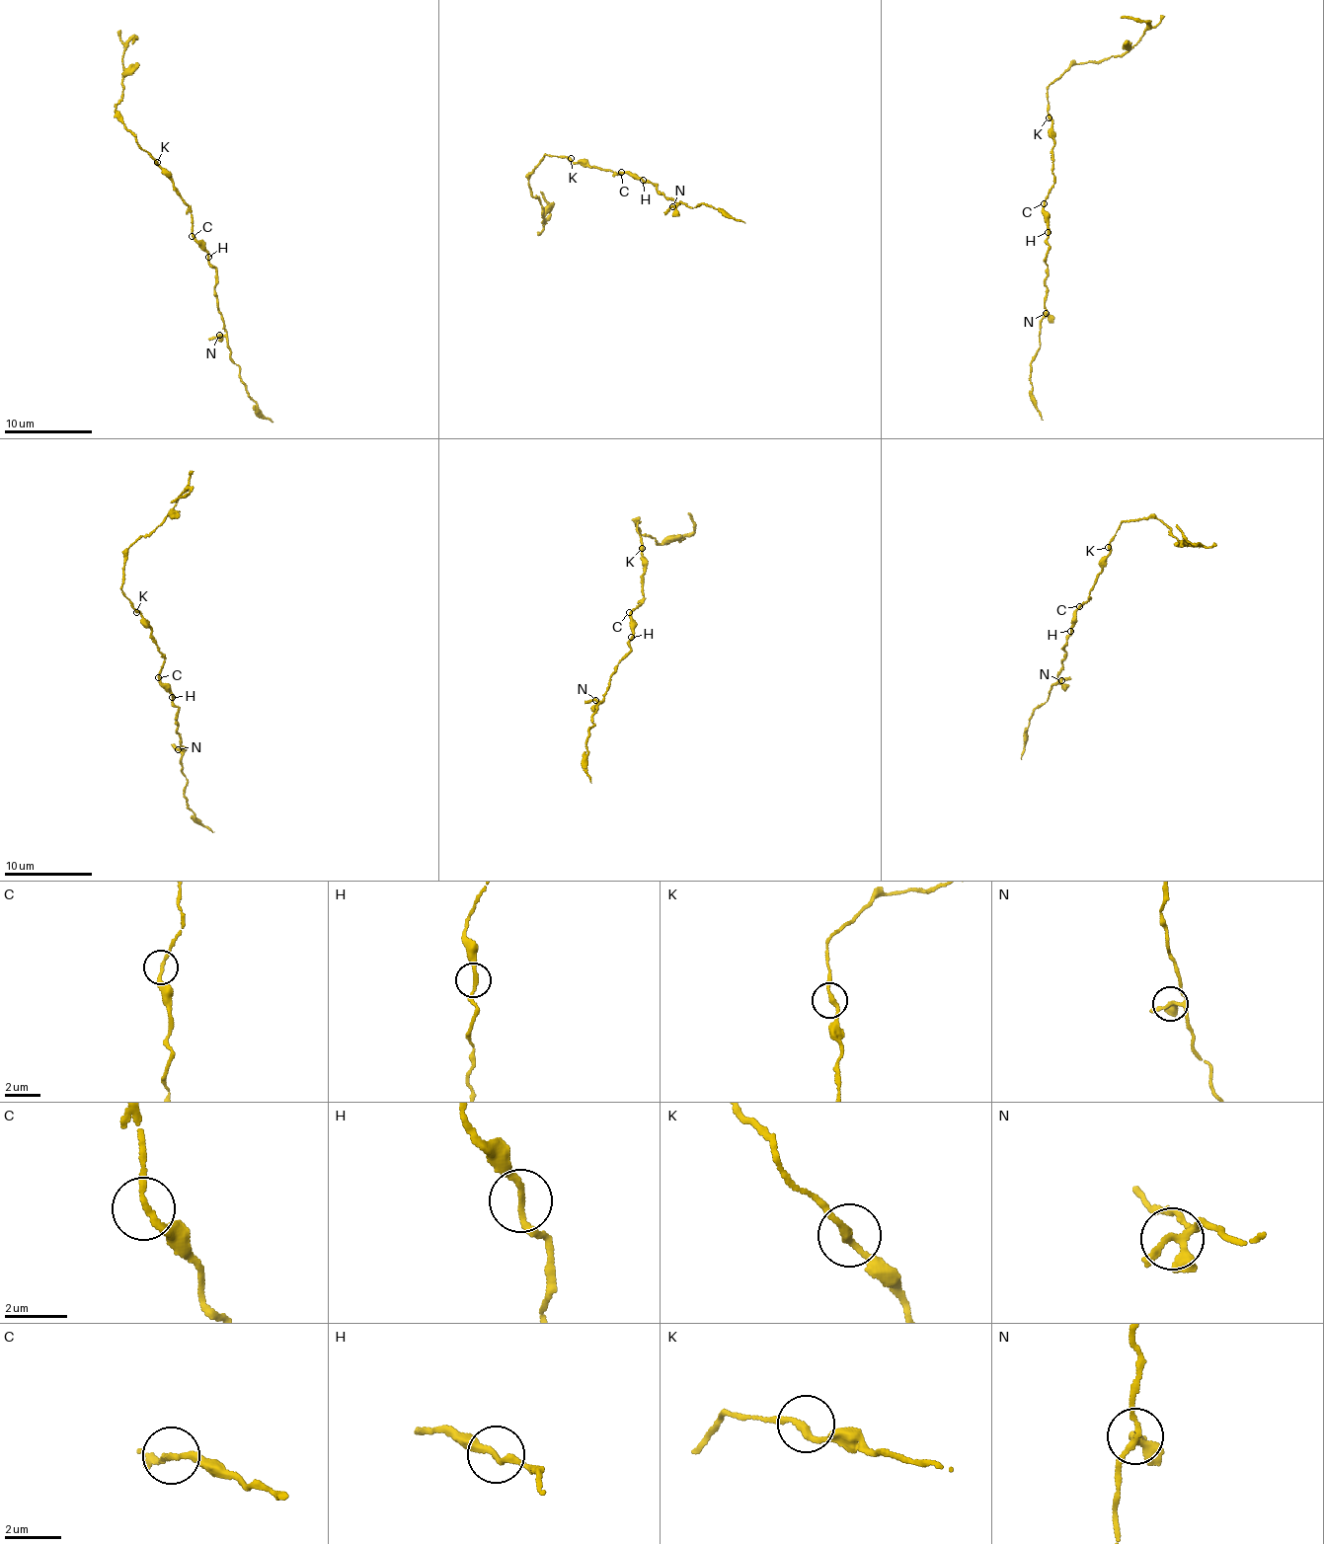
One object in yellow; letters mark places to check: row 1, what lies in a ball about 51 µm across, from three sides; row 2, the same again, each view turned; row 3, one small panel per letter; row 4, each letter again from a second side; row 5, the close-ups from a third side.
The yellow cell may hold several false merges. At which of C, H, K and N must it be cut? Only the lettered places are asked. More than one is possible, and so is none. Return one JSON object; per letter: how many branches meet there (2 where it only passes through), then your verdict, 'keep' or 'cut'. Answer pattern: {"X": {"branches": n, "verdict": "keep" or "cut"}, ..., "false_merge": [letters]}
{"C": {"branches": 2, "verdict": "keep"}, "H": {"branches": 2, "verdict": "keep"}, "K": {"branches": 2, "verdict": "keep"}, "N": {"branches": 4, "verdict": "keep"}, "false_merge": []}

